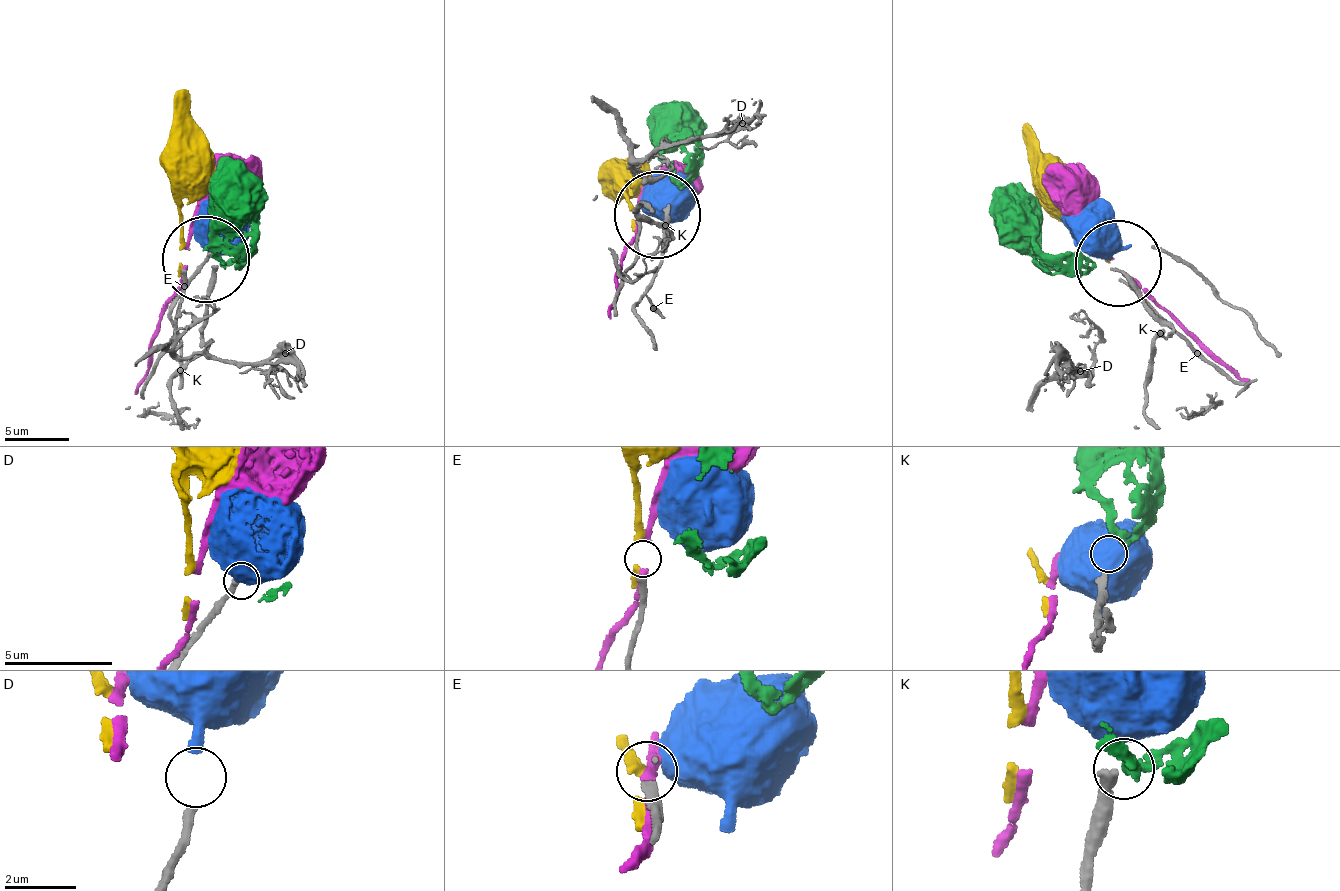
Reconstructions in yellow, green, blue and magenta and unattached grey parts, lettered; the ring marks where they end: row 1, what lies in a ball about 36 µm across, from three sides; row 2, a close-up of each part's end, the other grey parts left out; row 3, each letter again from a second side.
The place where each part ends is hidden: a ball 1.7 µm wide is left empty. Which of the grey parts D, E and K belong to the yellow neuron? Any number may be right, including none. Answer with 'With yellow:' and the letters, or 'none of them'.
With yellow: none of them

